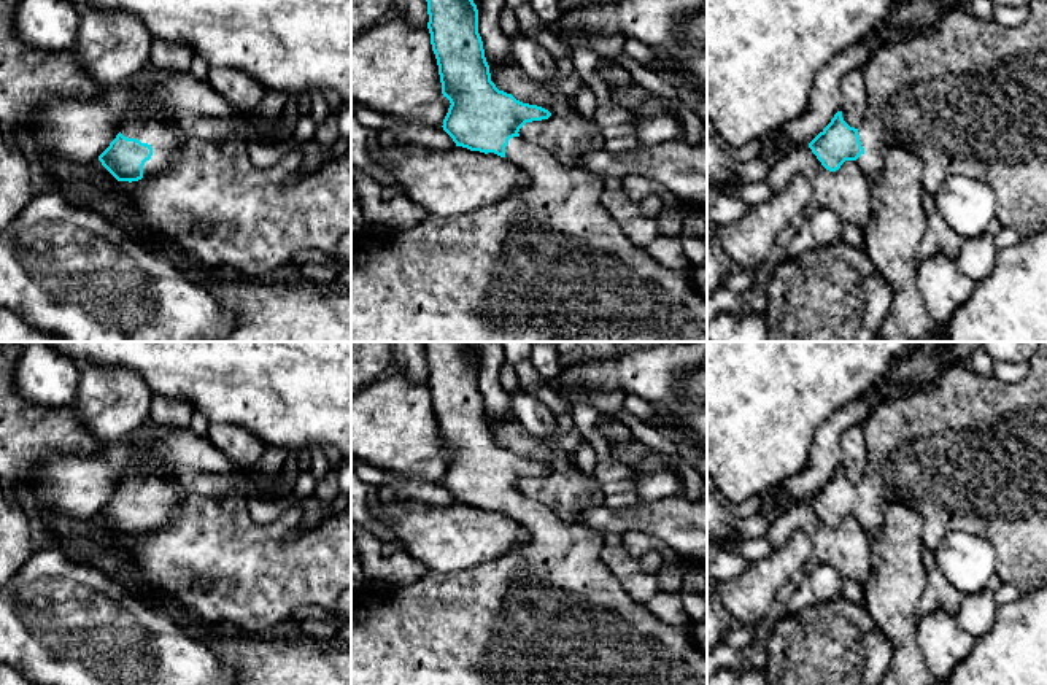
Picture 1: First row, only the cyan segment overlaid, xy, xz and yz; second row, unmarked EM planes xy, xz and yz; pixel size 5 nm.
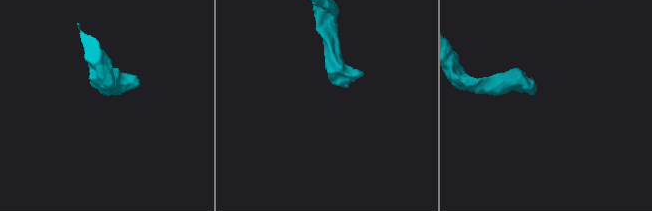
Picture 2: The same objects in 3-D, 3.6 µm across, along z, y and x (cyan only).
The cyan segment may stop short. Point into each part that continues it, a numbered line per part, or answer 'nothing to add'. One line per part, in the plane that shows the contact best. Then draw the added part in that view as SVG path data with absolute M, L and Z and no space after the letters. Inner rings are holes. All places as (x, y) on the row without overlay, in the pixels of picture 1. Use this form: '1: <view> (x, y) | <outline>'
1: xy (151, 483) | M132 464L124 475L121 490L137 494L153 504L153 512L143 521L143 534L160 529L175 515L187 494L180 493L167 475L175 470L170 467L151 467L148 464Z

